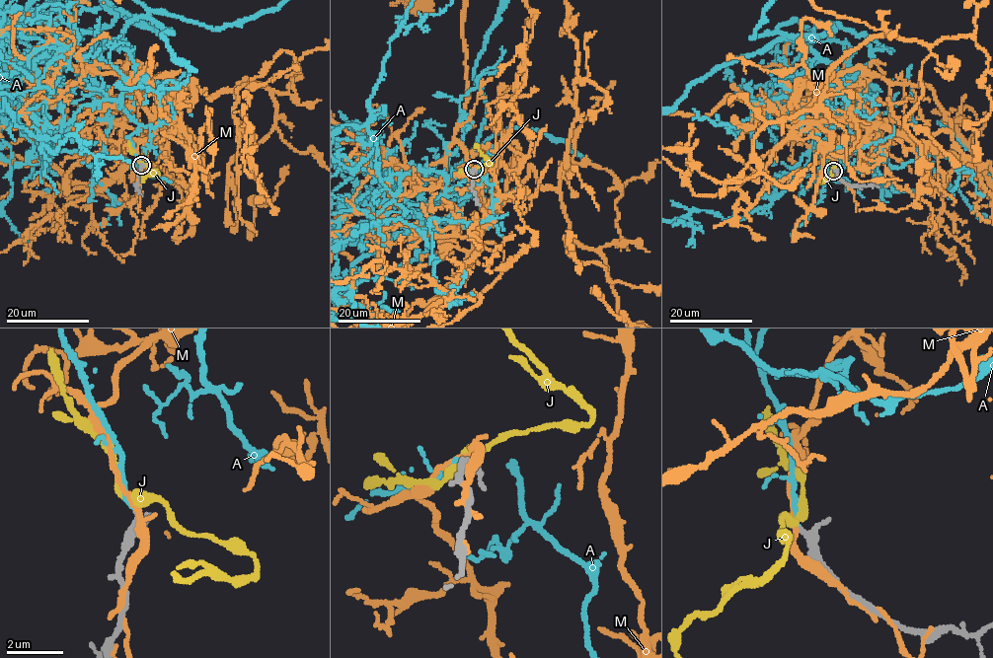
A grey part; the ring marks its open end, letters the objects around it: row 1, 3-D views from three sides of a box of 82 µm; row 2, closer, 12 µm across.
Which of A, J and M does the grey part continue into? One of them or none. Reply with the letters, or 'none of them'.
A

